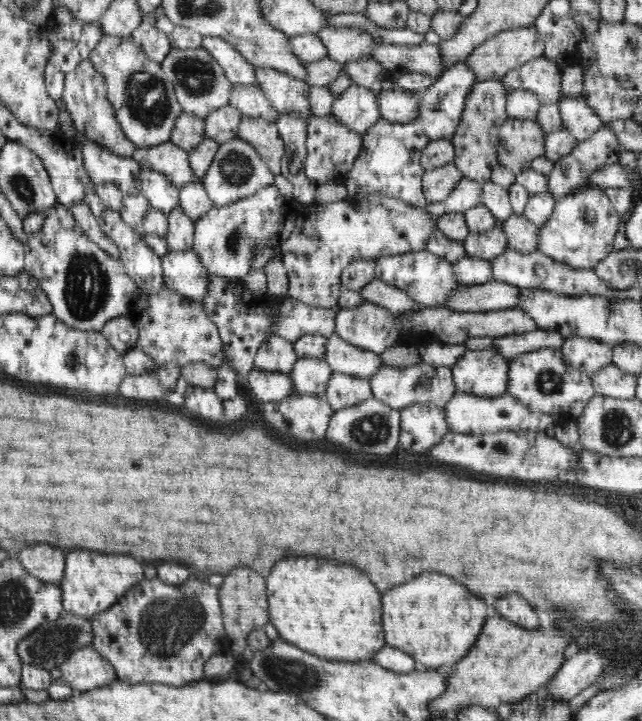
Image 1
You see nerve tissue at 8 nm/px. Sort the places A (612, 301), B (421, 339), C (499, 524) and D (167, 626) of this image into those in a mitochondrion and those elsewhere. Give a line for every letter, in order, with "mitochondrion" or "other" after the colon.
A: other
B: other
C: other
D: mitochondrion

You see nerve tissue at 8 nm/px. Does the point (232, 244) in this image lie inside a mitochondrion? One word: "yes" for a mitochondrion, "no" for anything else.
yes

